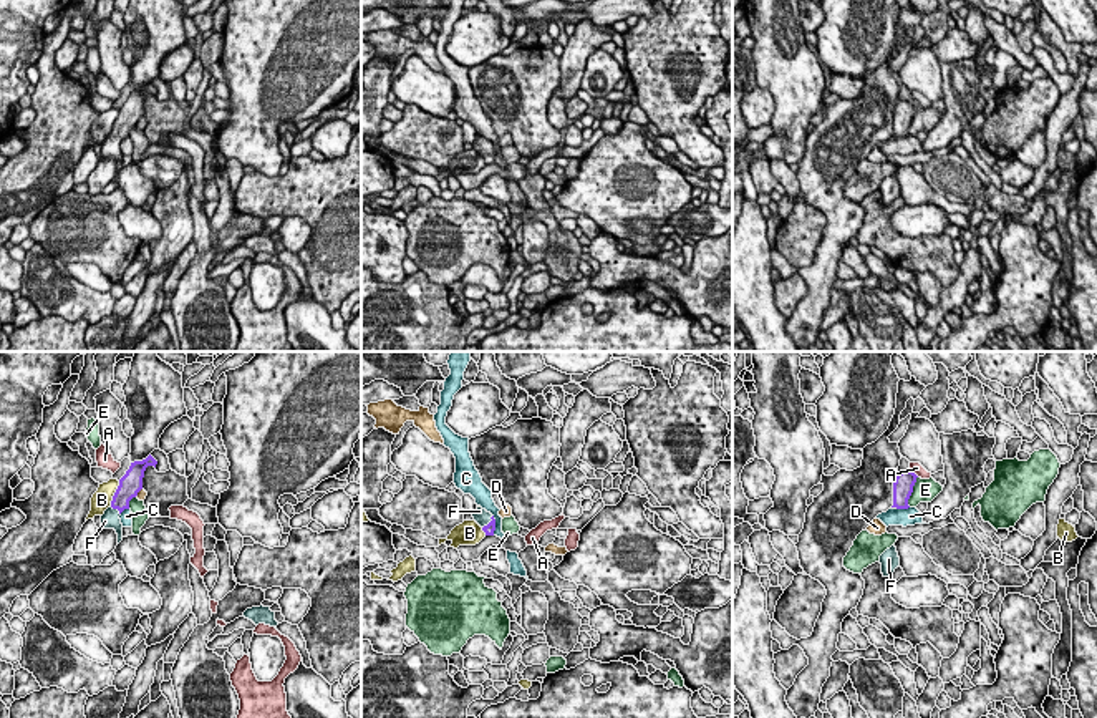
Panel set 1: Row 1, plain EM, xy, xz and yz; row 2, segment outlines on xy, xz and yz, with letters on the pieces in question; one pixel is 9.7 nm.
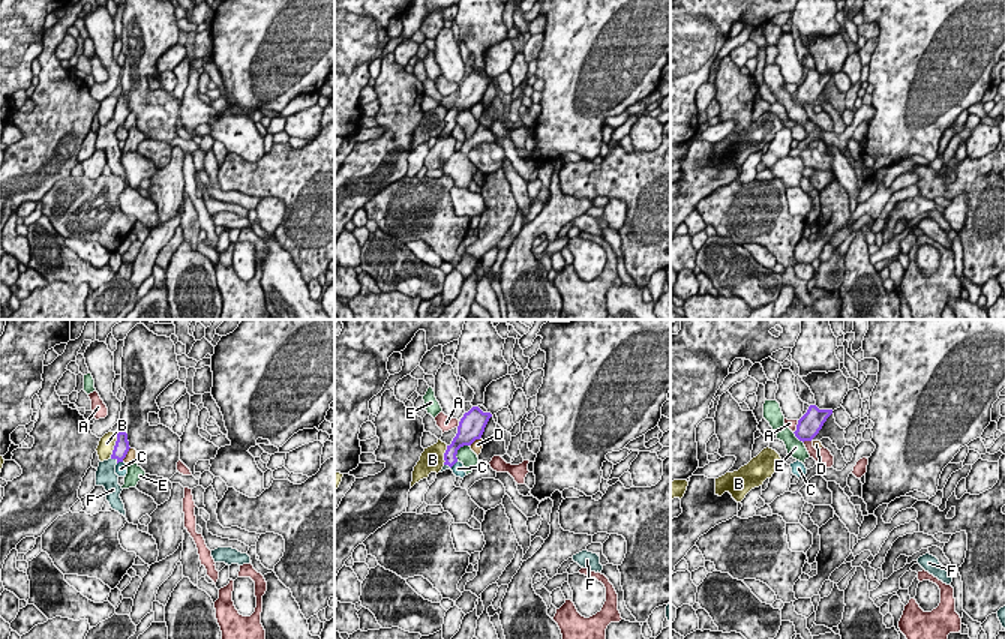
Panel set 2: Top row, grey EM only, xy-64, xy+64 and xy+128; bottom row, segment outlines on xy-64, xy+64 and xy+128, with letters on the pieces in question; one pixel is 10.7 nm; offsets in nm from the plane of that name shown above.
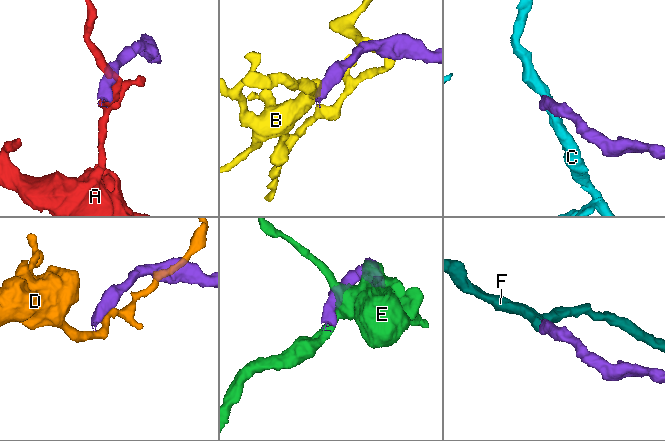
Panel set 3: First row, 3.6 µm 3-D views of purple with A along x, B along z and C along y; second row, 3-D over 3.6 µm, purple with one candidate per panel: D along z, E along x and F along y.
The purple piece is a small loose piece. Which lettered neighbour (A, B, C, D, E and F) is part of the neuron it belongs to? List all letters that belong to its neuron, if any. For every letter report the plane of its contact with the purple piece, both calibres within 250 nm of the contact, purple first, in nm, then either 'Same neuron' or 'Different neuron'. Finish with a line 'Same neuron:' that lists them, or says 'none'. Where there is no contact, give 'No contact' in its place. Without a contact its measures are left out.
A: Touches purple in yz. Thickness 190 nm (purple) against 120 nm. Different neuron
B: Touches purple in xy. Thickness 220 nm (purple) against 190 nm. Different neuron
C: Touches purple in yz. Thickness 190 nm (purple) against 170 nm. Different neuron
D: Touches purple in xy. Thickness 220 nm (purple) against 90 nm. Different neuron
E: Touches purple in yz. Thickness 190 nm (purple) against 220 nm. Different neuron
F: Touches purple in xy. Thickness 200 nm (purple) against 180 nm. Same neuron
Same neuron: F

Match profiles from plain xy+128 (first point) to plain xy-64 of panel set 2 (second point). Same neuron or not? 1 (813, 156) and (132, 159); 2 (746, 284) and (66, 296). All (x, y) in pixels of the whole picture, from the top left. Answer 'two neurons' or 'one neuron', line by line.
1: two neurons
2: two neurons

